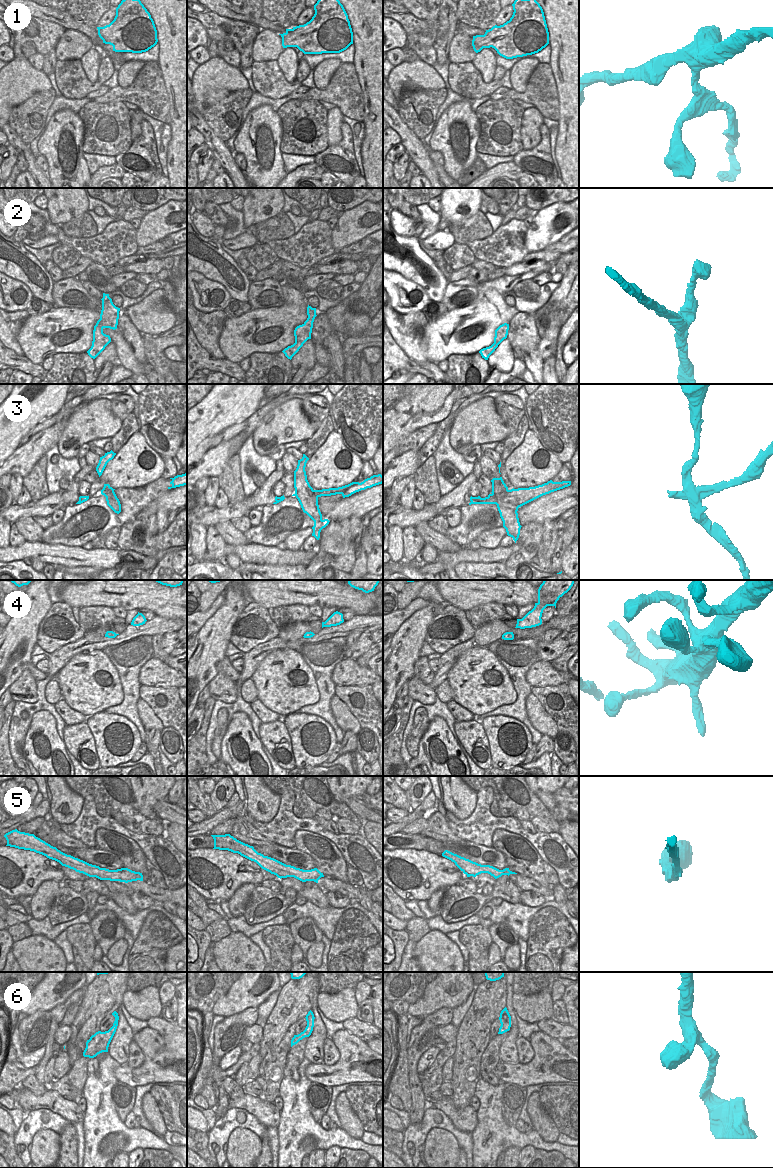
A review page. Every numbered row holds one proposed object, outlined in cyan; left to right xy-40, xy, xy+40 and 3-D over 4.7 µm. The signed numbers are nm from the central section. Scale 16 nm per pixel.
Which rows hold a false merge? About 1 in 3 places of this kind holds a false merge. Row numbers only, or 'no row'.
3

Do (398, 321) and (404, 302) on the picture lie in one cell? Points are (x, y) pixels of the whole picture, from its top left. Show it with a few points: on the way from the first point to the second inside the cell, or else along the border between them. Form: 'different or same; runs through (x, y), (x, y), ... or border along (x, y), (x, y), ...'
different; border along (393, 309), (401, 313), (420, 311)

